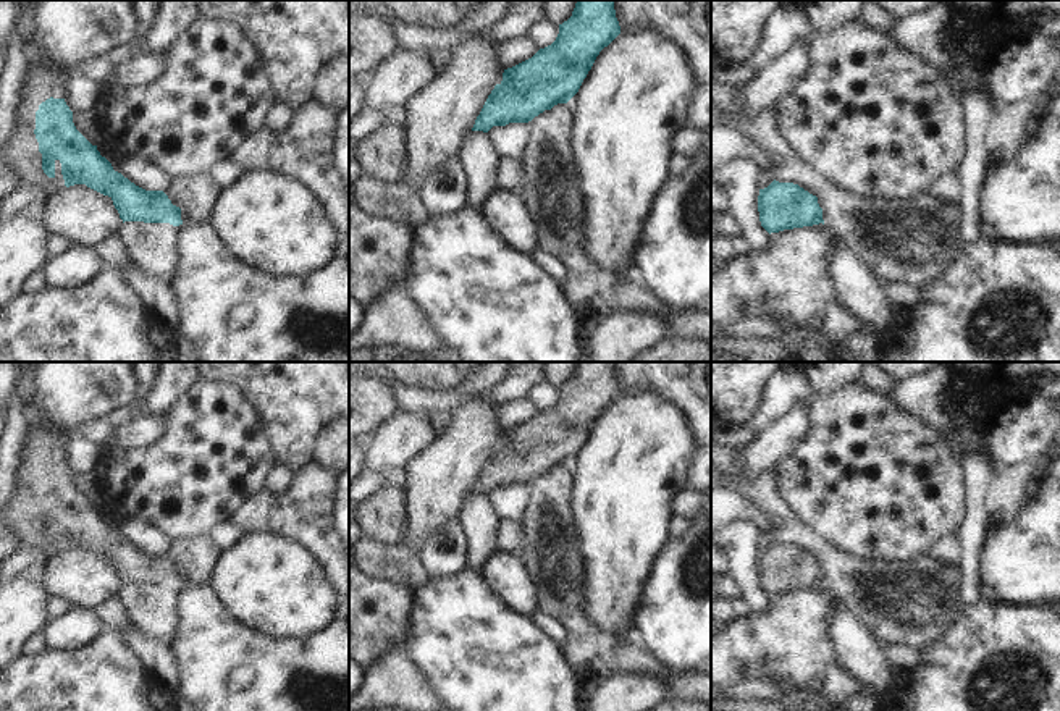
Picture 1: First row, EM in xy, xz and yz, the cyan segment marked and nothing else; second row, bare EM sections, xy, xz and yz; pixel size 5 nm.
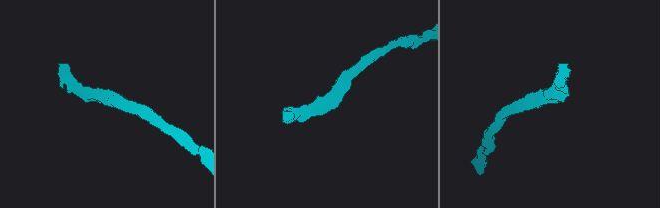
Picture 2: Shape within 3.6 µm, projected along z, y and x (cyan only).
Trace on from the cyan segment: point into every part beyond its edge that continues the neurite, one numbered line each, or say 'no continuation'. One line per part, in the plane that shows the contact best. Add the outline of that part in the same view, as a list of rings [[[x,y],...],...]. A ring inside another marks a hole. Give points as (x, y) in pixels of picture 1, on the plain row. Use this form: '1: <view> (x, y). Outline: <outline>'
1: xy (21, 511). Outline: [[[32,417],[29,419],[29,431],[24,443],[23,457],[18,467],[15,488],[6,501],[6,506],[3,507],[3,515],[10,527],[15,530],[21,548],[27,546],[39,546],[47,548],[52,554],[57,554],[60,551],[65,551],[65,541],[61,536],[61,525],[60,522],[55,522],[55,538],[48,540],[42,532],[42,515],[39,514],[39,504],[36,501],[34,491],[36,491],[36,473],[39,472],[39,467],[45,464],[47,461],[65,461],[63,444],[66,440],[58,438],[57,435],[50,435],[47,431],[37,431],[31,427]]]

